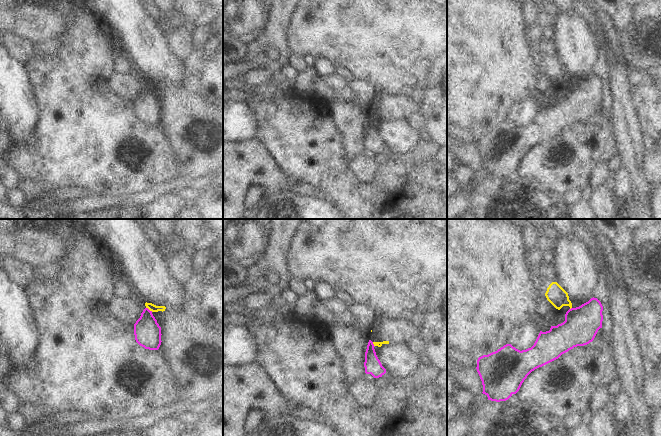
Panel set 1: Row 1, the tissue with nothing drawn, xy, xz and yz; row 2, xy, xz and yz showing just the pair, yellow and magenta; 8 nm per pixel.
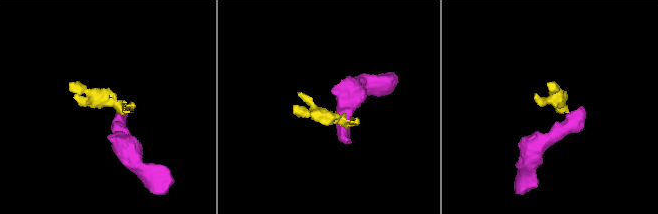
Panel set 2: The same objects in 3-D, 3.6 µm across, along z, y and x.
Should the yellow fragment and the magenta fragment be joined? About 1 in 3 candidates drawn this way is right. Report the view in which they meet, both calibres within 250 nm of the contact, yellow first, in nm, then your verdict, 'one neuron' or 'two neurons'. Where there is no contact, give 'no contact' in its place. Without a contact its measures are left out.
xy | 60/220 nm | two neurons

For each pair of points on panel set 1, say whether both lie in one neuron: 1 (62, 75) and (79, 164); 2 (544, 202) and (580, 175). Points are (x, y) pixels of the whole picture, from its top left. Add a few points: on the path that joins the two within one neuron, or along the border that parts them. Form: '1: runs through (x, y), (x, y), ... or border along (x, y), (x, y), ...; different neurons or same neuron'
1: runs through (73, 97), (75, 111), (79, 119), (79, 142); same neuron
2: border along (536, 180), (544, 183), (562, 196); different neurons

